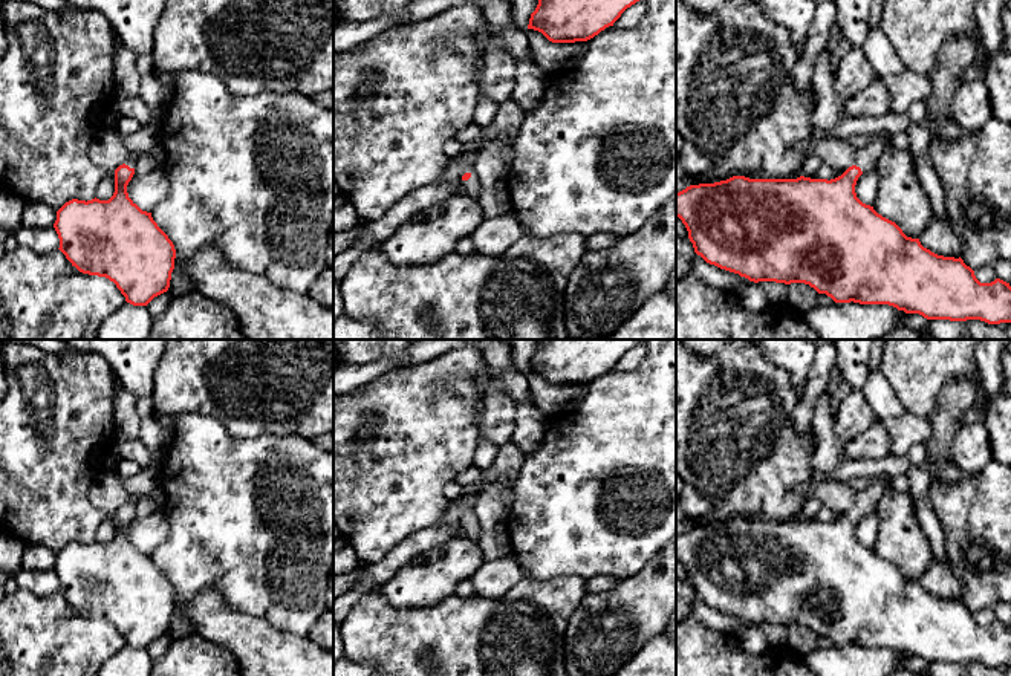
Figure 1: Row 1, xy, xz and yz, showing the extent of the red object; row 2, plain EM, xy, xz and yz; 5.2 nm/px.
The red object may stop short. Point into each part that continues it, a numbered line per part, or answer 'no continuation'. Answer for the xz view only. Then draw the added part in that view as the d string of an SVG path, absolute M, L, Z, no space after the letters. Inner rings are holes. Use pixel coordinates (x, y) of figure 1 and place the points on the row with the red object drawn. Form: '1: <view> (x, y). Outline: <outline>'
1: xz (471, 187). Outline: M471 173L471 177L468 180L462 180L460 187L462 187L463 194L466 194L476 200L482 191L482 185L480 185L480 180L476 173Z

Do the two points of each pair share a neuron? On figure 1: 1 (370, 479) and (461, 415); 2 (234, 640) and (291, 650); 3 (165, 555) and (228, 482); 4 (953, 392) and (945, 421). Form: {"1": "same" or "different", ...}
{"1": "same", "2": "same", "3": "same", "4": "same"}

